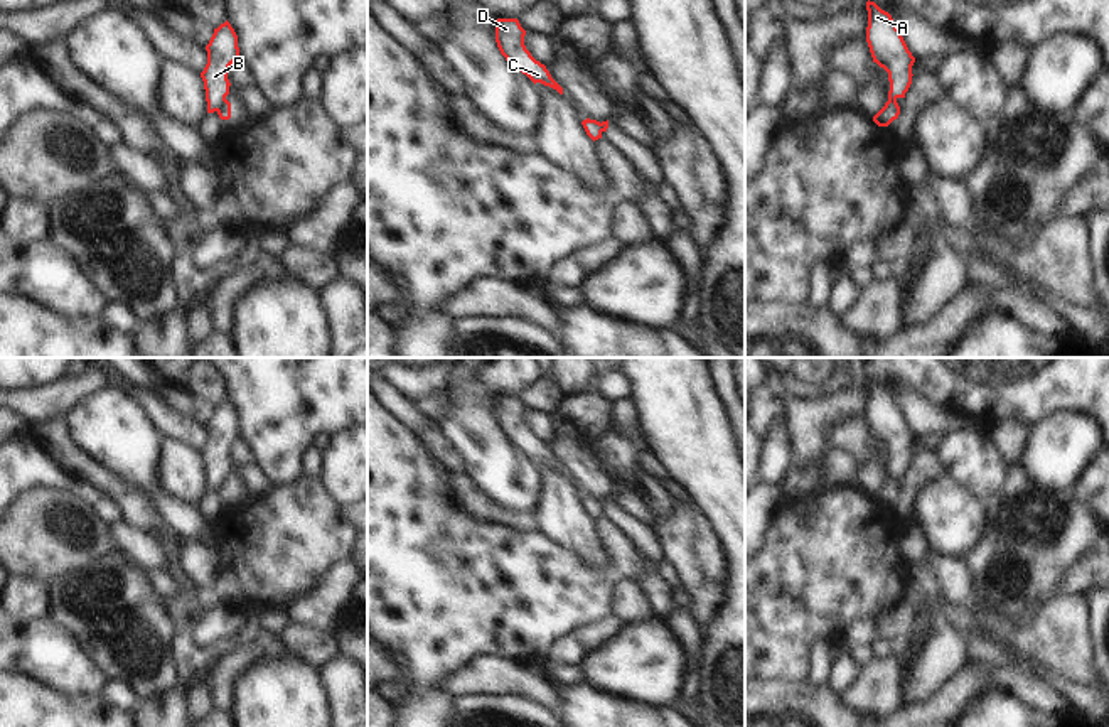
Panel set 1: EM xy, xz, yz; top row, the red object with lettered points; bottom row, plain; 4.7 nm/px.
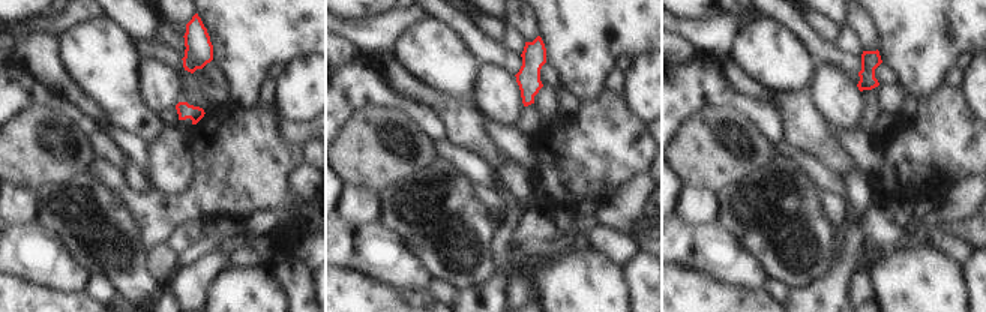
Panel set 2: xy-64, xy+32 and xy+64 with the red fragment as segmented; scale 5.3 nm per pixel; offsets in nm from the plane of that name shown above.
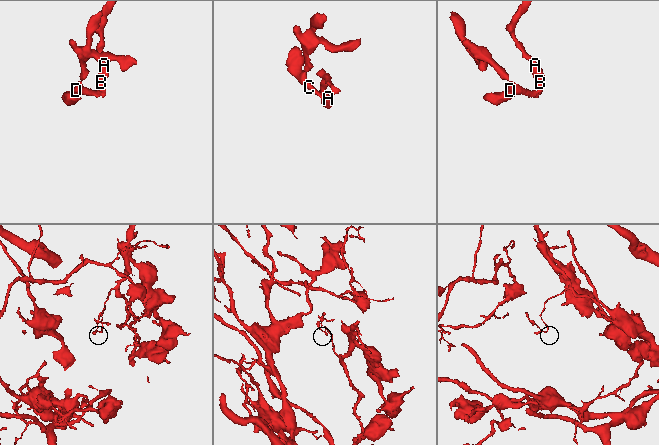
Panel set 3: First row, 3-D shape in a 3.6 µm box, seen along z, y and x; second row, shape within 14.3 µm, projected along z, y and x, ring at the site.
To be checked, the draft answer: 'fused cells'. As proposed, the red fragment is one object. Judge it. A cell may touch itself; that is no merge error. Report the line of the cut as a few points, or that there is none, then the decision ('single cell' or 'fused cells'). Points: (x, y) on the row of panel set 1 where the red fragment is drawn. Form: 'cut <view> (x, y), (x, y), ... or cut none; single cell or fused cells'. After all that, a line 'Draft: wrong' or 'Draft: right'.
cut xy (226, 100), (216, 110); fused cells
Draft: right

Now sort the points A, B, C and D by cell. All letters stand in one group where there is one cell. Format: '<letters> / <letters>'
A B / C D

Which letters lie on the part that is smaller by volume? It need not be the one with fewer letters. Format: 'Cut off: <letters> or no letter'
Cut off: C, D

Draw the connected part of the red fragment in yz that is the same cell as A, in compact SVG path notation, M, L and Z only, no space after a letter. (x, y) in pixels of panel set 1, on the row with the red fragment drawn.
M870 0L866 2L866 10L866 42L870 52L873 62L888 73L888 100L897 101L898 98L905 98L905 93L912 84L912 66L915 57L908 51L888 12L881 10L875 2Z

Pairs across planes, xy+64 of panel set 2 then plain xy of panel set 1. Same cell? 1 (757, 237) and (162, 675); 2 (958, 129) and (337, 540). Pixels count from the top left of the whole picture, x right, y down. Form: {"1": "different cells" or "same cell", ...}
{"1": "same cell", "2": "same cell"}

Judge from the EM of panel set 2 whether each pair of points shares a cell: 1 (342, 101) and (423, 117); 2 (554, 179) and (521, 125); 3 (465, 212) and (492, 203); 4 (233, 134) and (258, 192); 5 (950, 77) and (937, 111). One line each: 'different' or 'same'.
1: same
2: different
3: different
4: same
5: different

